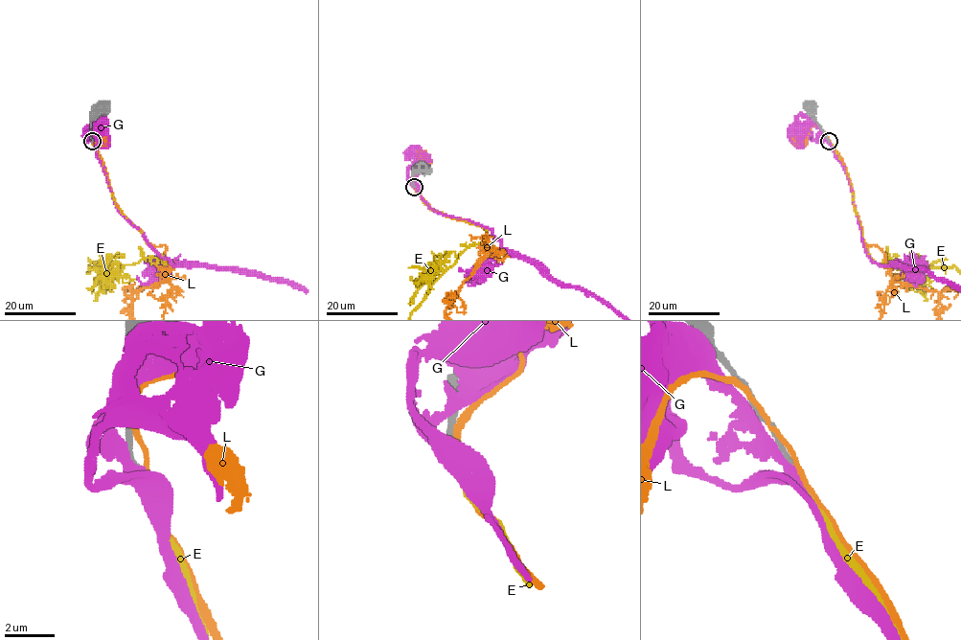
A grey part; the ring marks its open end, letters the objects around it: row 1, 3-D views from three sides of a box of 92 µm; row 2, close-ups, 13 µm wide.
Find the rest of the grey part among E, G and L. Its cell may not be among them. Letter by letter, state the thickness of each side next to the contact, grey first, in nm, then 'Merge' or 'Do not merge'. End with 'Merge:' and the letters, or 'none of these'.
E: Thickness 240 nm (grey) against 200 nm. Merge
G: Thickness 280 nm (grey) against 320 nm. Do not merge
L: Thickness 260 nm (grey) against 180 nm. Do not merge
Merge: E

